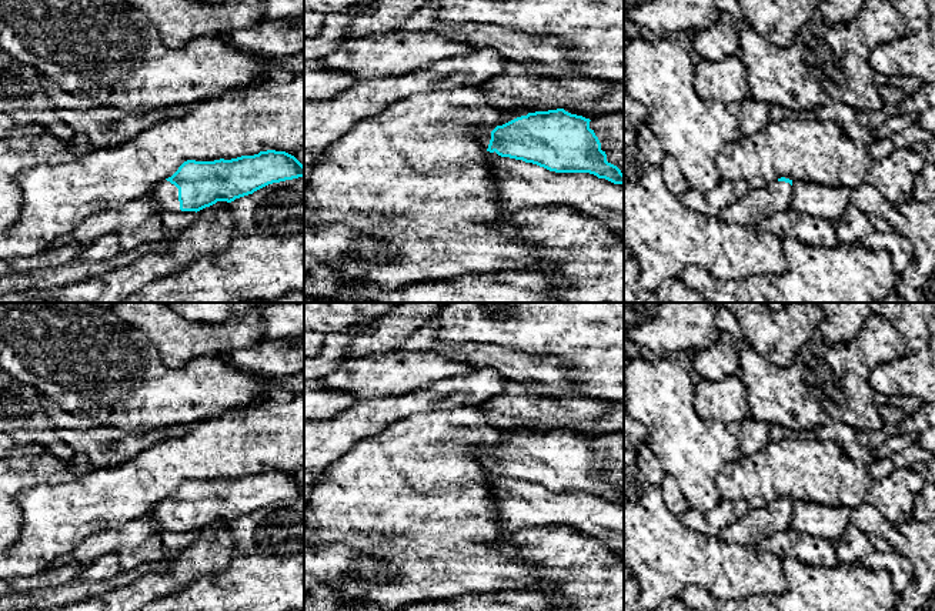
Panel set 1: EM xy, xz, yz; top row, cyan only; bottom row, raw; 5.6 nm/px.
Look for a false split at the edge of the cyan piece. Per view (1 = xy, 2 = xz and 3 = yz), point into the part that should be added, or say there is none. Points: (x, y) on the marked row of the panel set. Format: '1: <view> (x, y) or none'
1: xy (164, 194)
2: xz (511, 110)
3: yz (754, 206)

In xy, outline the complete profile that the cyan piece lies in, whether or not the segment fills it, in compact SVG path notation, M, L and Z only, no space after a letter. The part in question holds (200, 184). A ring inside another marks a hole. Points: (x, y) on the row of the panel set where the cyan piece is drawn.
M267 150L231 160L184 161L148 194L157 213L200 211L285 180L304 177L304 166L285 151Z

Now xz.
M508 101L491 133L471 128L471 134L492 154L555 173L590 173L624 186L624 174L607 161L590 121L564 108L530 113L525 104Z

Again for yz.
M781 177L758 188L748 188L725 206L718 217L725 223L757 227L764 220L791 208L792 180Z

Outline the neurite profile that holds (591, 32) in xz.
M441 0L435 19L450 23L490 23L560 44L574 64L572 77L612 84L602 97L565 111L585 118L624 111L624 0Z

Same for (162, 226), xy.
M164 211L150 216L137 226L128 226L117 231L123 251L130 251L141 244L173 240L197 218L196 211Z

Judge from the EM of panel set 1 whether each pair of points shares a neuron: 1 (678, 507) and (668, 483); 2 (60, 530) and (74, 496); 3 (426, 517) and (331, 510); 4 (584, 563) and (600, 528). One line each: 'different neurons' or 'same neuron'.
1: same neuron
2: same neuron
3: same neuron
4: different neurons

